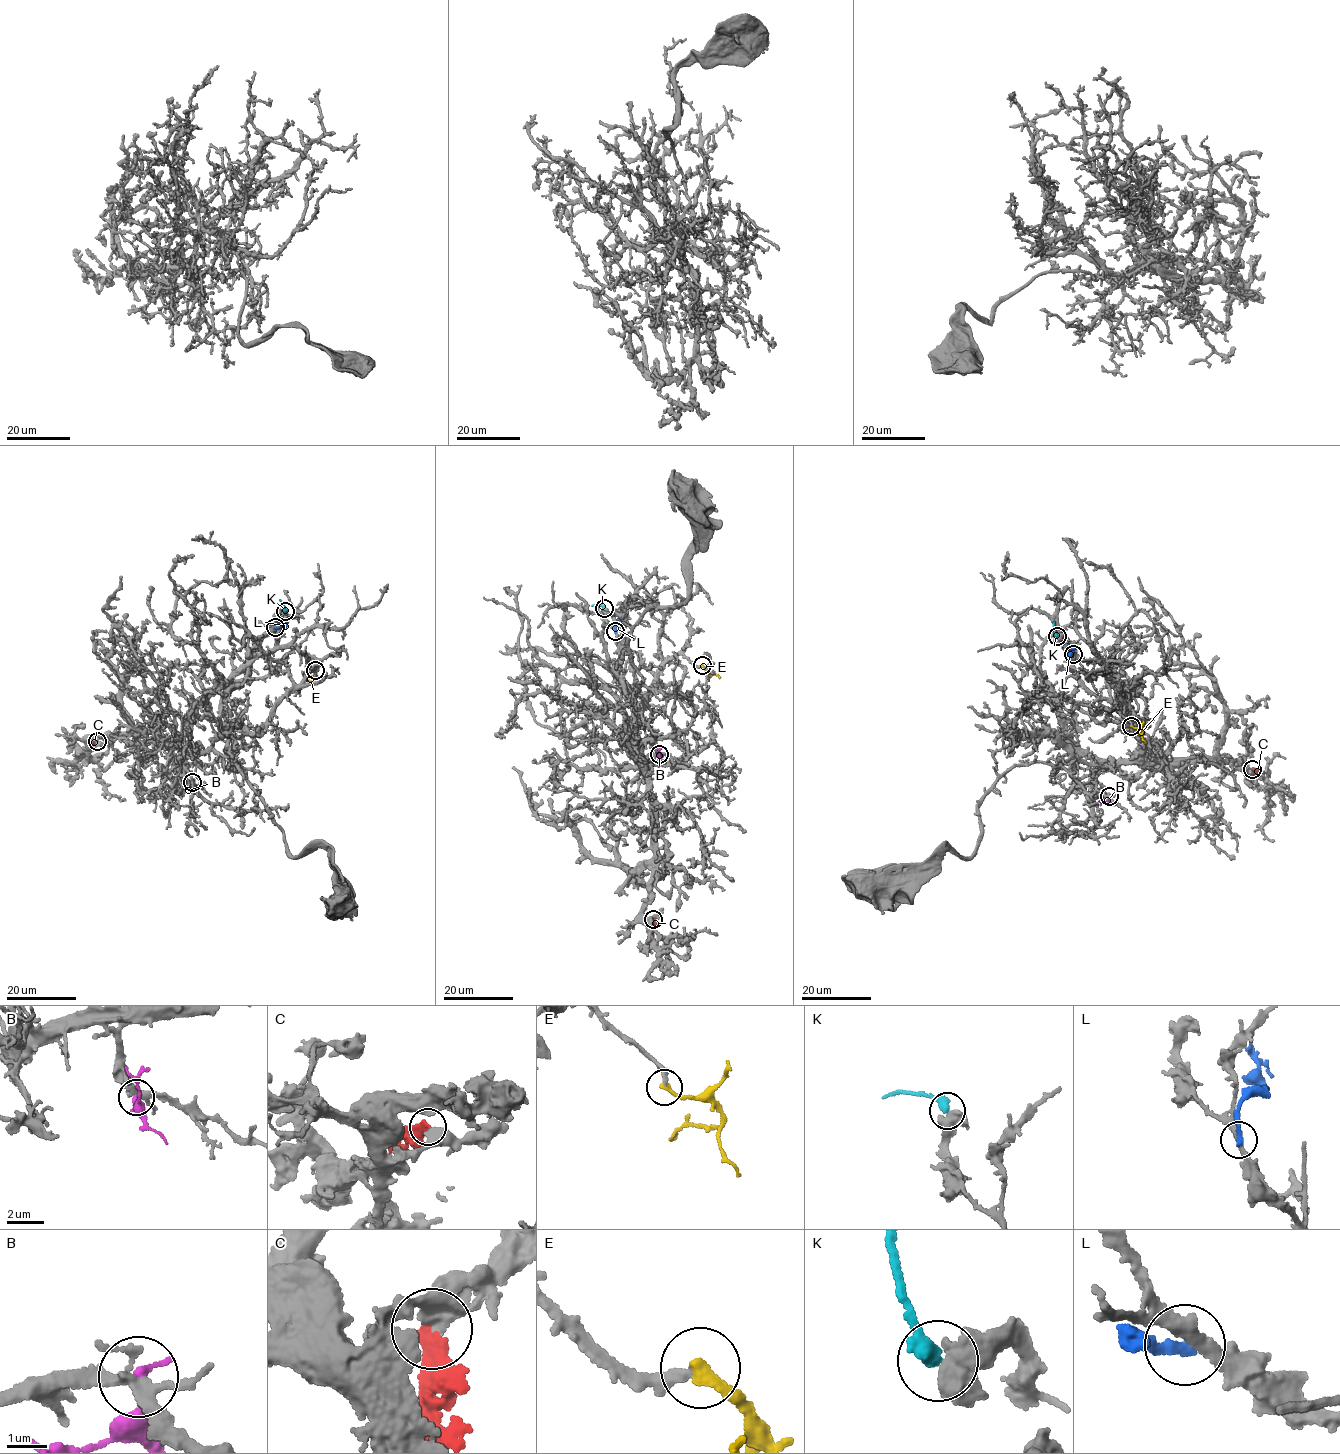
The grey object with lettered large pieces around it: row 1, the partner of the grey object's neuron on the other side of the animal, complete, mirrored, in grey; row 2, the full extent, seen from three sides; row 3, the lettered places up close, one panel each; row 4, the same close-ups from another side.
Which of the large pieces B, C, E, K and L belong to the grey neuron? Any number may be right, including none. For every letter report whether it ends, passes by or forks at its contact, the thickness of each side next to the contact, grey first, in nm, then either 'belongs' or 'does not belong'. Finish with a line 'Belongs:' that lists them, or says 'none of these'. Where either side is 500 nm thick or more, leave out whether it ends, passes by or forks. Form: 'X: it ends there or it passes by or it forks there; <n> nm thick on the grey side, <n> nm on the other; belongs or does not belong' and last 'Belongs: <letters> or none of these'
B: it ends there; 240 nm thick on the grey side, 280 nm on the other; does not belong
C: 550 nm thick on the grey side, 320 nm on the other; does not belong
E: it ends there; 240 nm thick on the grey side, 300 nm on the other; belongs
K: it ends there; 480 nm thick on the grey side, 440 nm on the other; does not belong
L: it ends there; 300 nm thick on the grey side, 240 nm on the other; does not belong
Belongs: E

